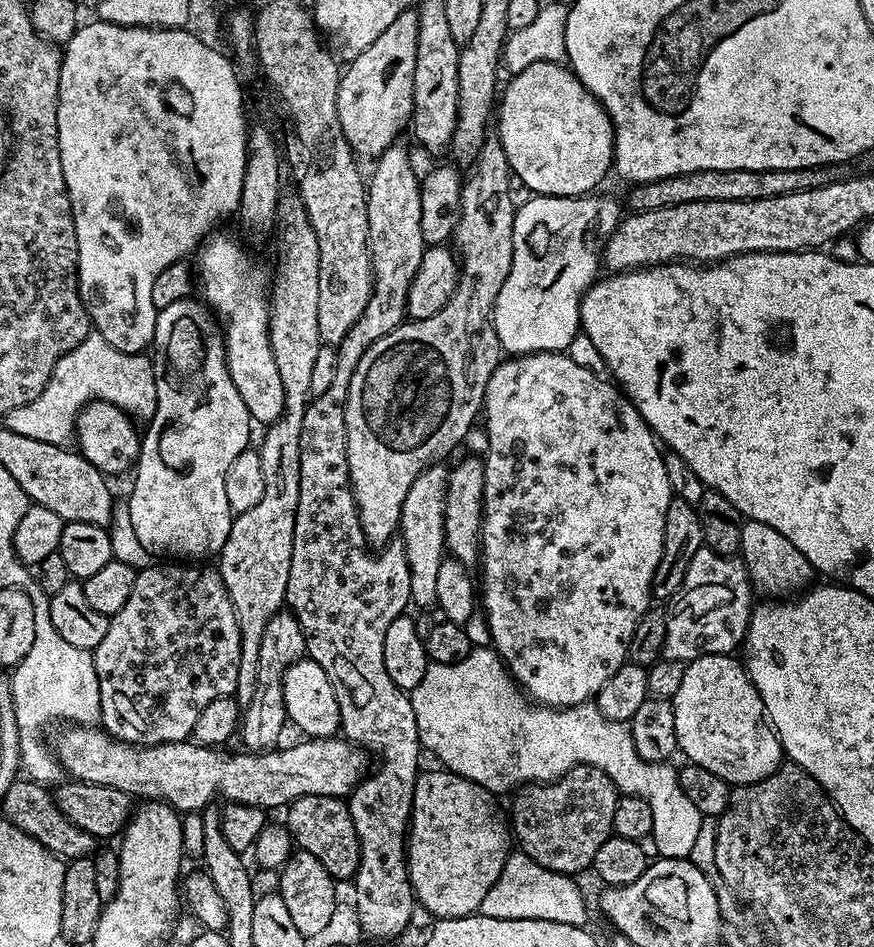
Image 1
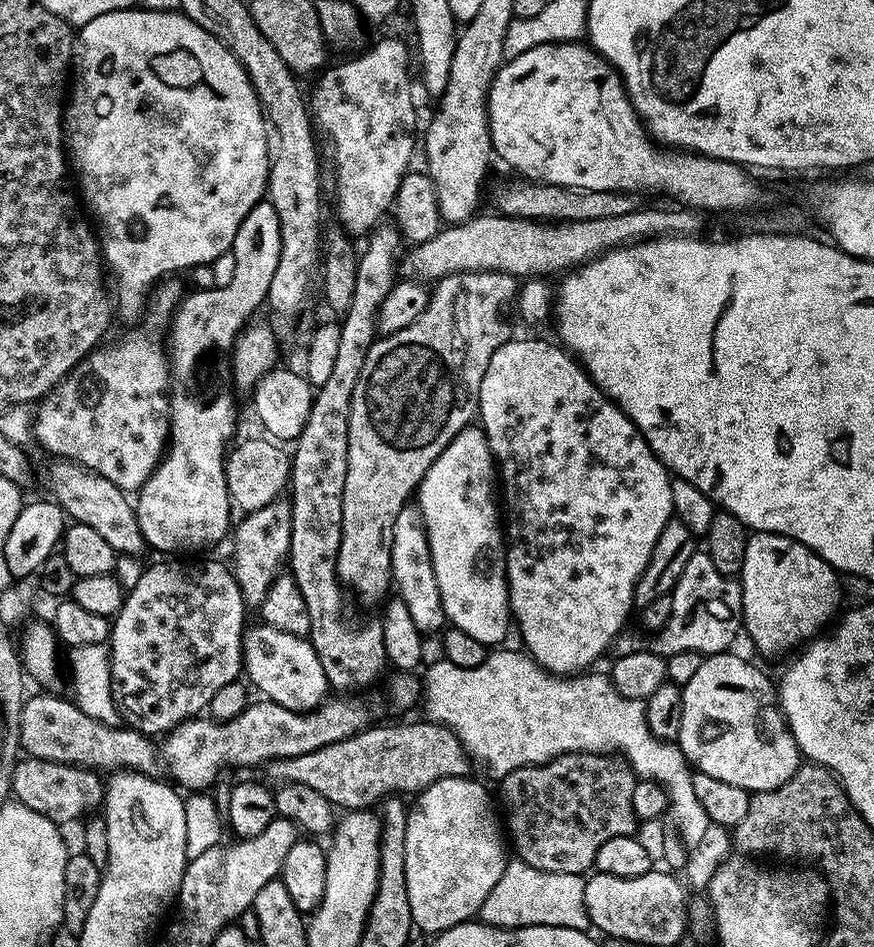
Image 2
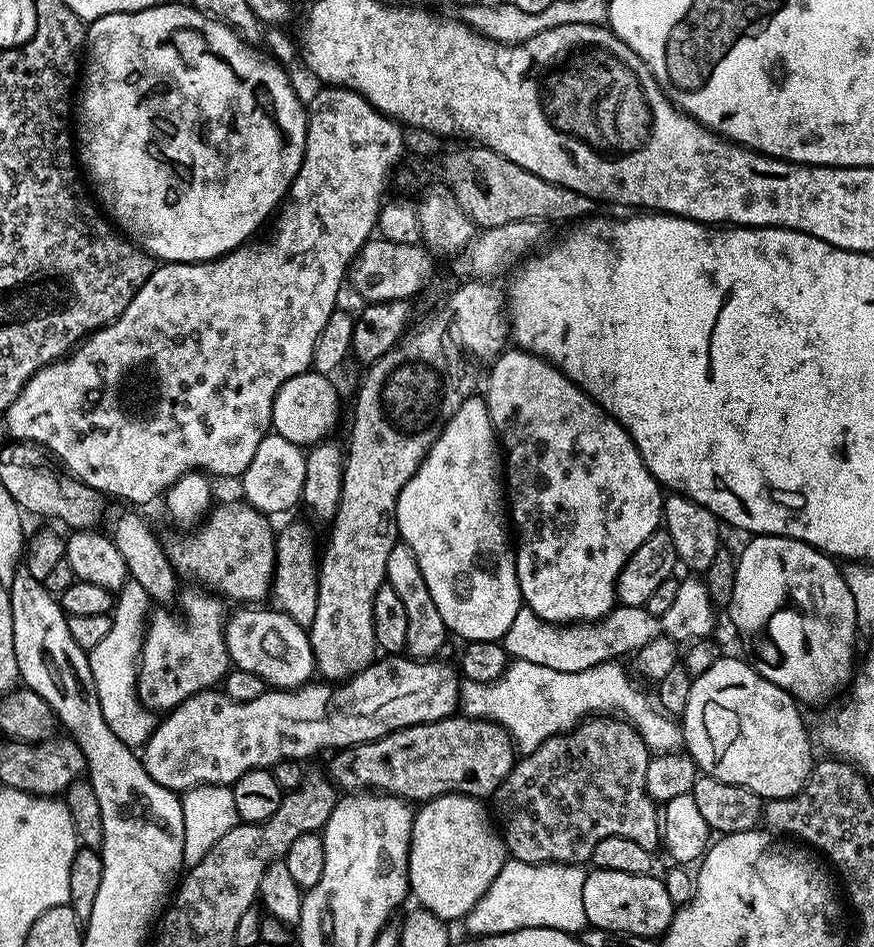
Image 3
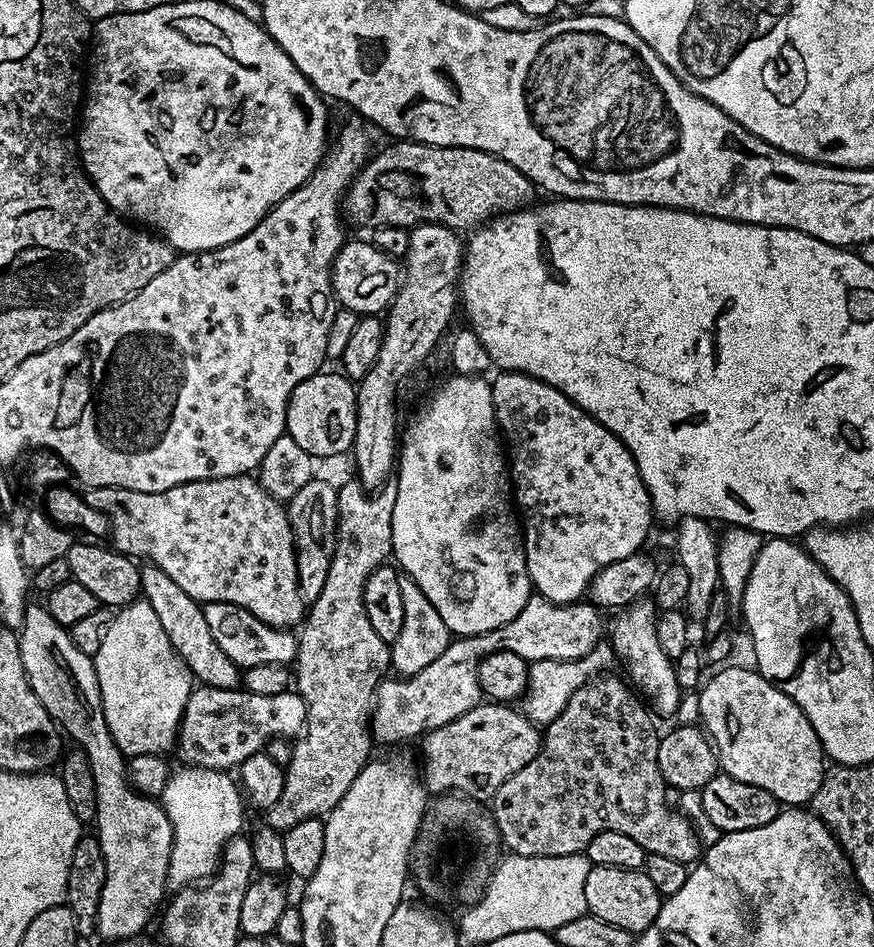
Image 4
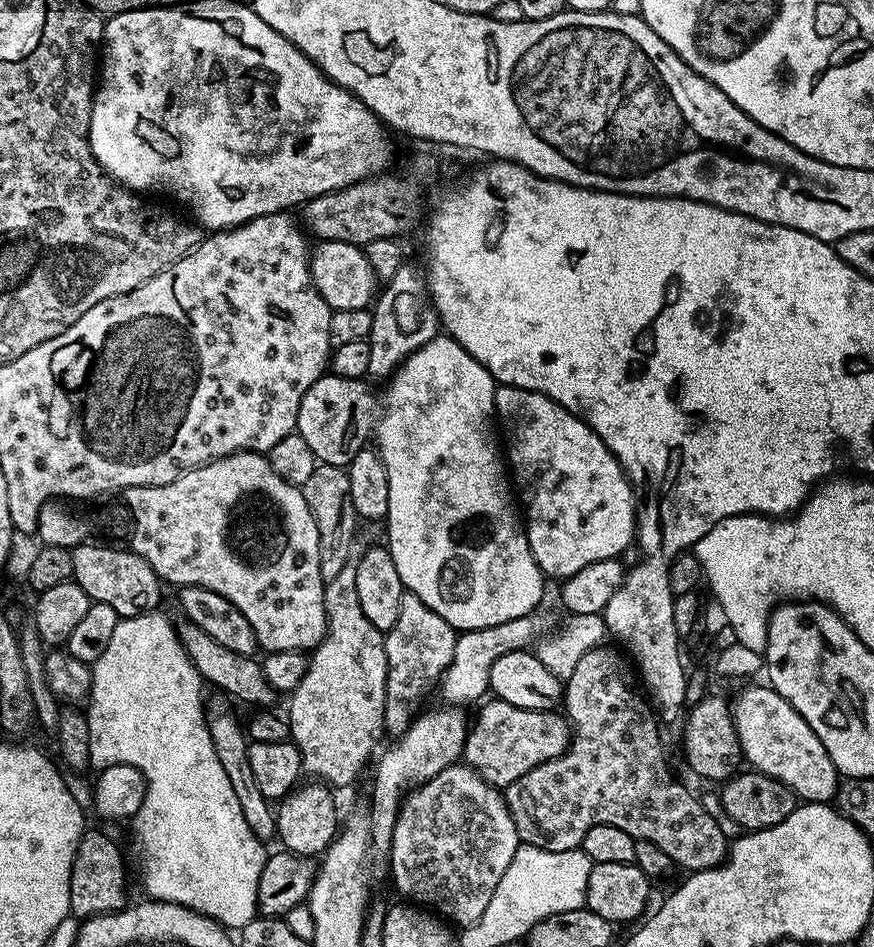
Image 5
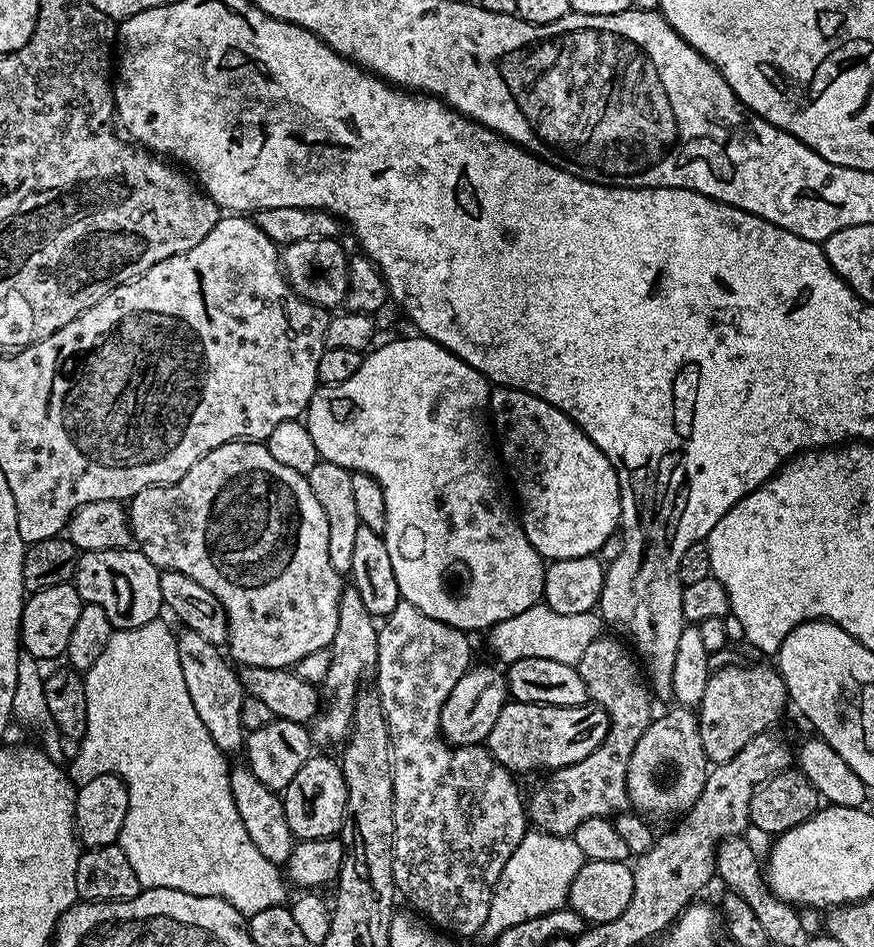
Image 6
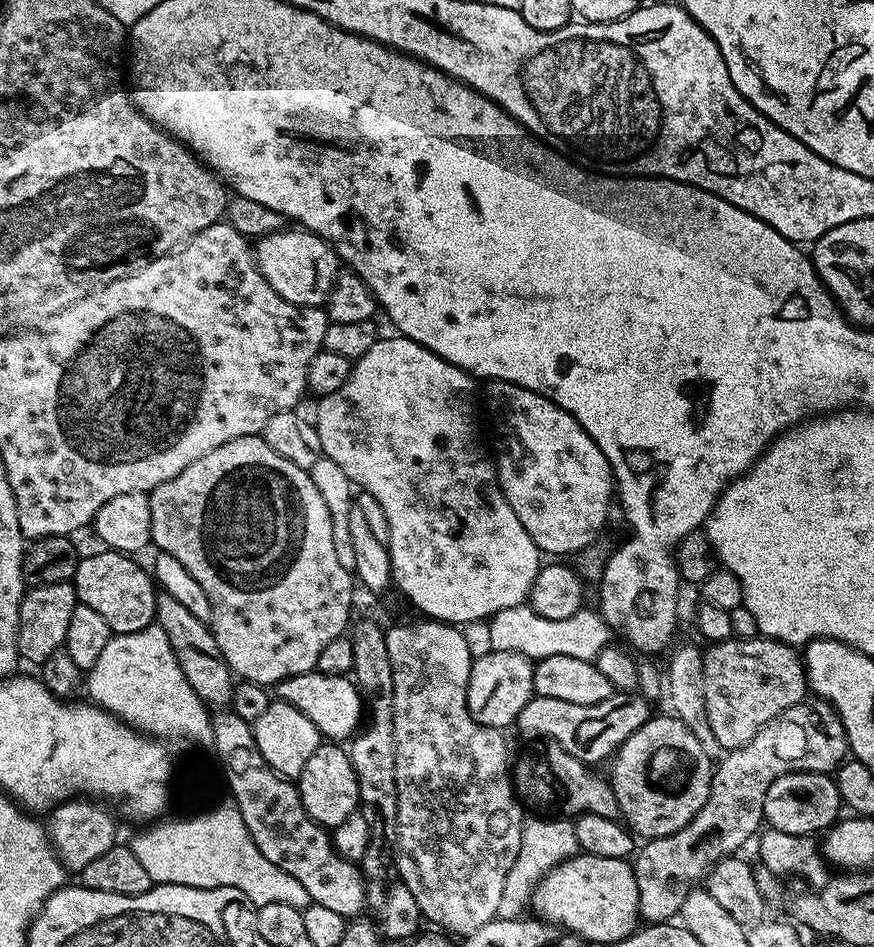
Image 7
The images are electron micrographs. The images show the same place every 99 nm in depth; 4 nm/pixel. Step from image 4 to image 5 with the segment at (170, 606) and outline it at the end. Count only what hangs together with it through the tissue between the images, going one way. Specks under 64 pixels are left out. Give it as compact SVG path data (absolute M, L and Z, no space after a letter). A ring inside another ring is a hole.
M189 622L177 623L176 633L180 635L184 652L190 658L190 662L194 662L200 679L207 685L214 684L218 687L215 689L233 701L241 700L244 704L268 704L264 706L275 705L272 703L278 700L278 693L270 686L270 682L266 682L266 674L259 659L234 654L234 650L226 650L226 646L214 642L214 638L206 634L206 630Z

